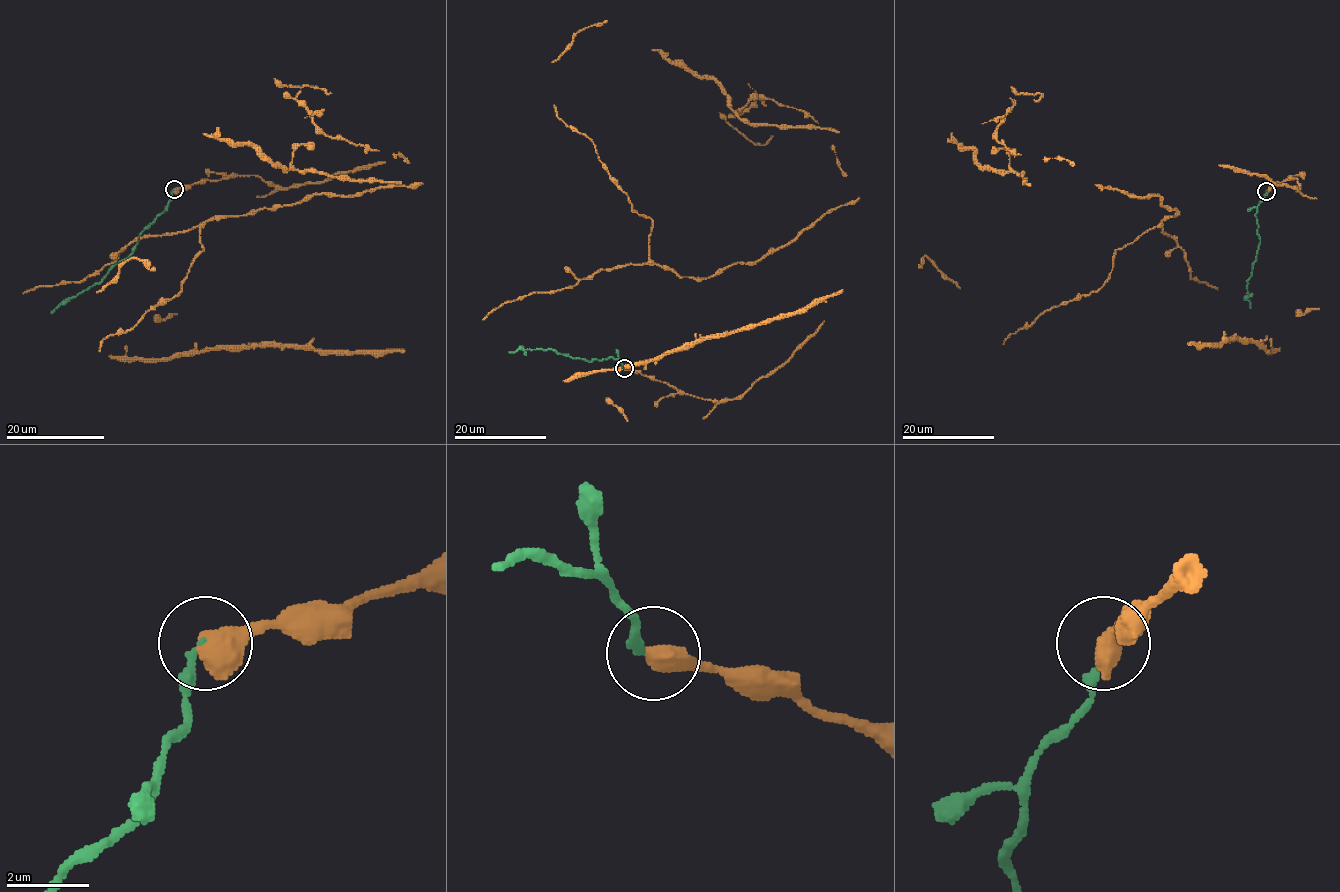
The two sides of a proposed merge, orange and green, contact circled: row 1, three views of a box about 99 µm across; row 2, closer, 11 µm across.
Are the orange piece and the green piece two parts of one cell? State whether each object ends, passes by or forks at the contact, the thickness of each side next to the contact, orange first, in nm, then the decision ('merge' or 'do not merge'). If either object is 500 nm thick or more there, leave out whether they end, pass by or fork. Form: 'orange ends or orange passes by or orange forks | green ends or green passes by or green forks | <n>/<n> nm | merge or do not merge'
700/140 nm | do not merge

